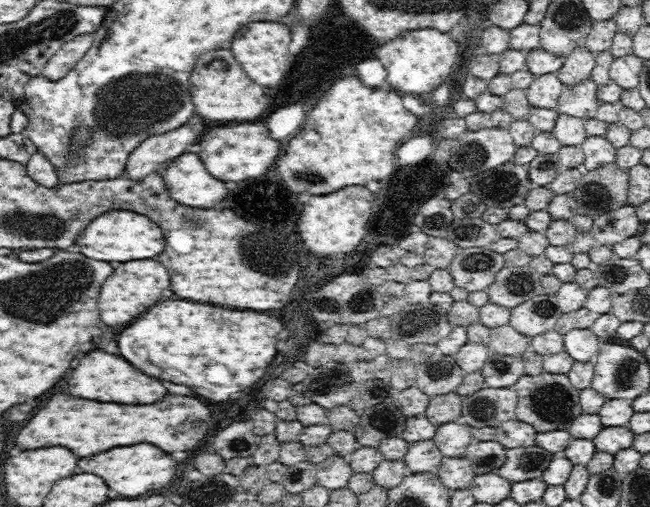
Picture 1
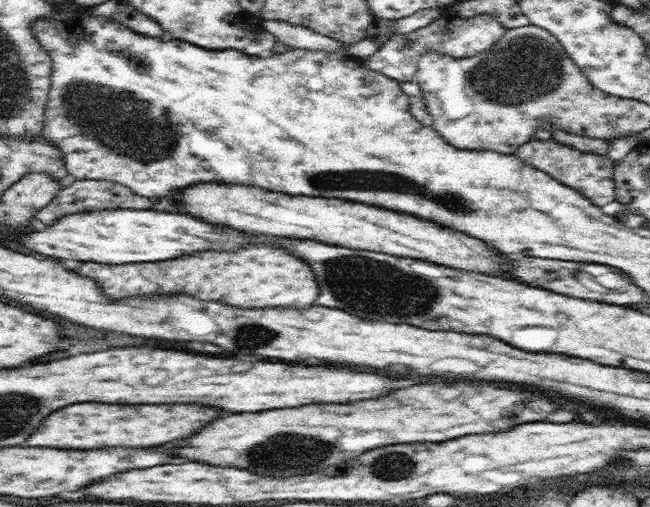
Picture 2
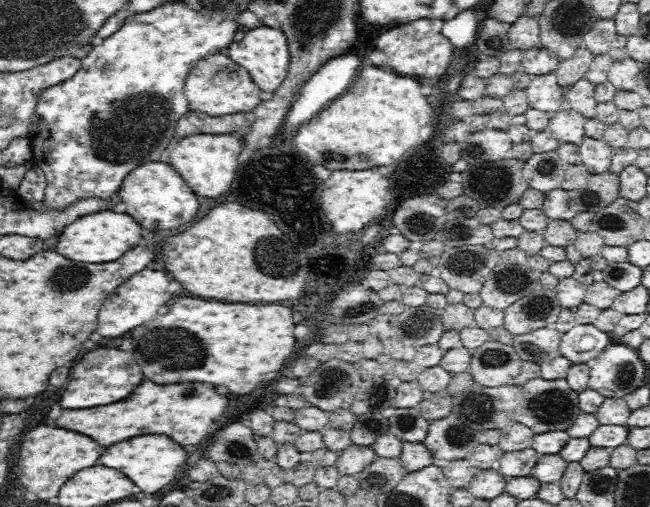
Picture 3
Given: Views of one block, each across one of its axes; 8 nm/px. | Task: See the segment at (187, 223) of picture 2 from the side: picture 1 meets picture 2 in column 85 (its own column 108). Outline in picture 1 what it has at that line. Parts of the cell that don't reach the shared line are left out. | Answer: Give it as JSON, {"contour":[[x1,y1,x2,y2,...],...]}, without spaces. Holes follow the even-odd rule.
{"contour":[[112,210,102,214,100,218,94,218,84,234,76,238,80,246,80,252,86,254,88,258,106,262,128,262,128,260,140,260,140,258,152,258,164,250,164,234,160,230,158,223,152,222,152,219,146,218,143,214,131,210]]}

